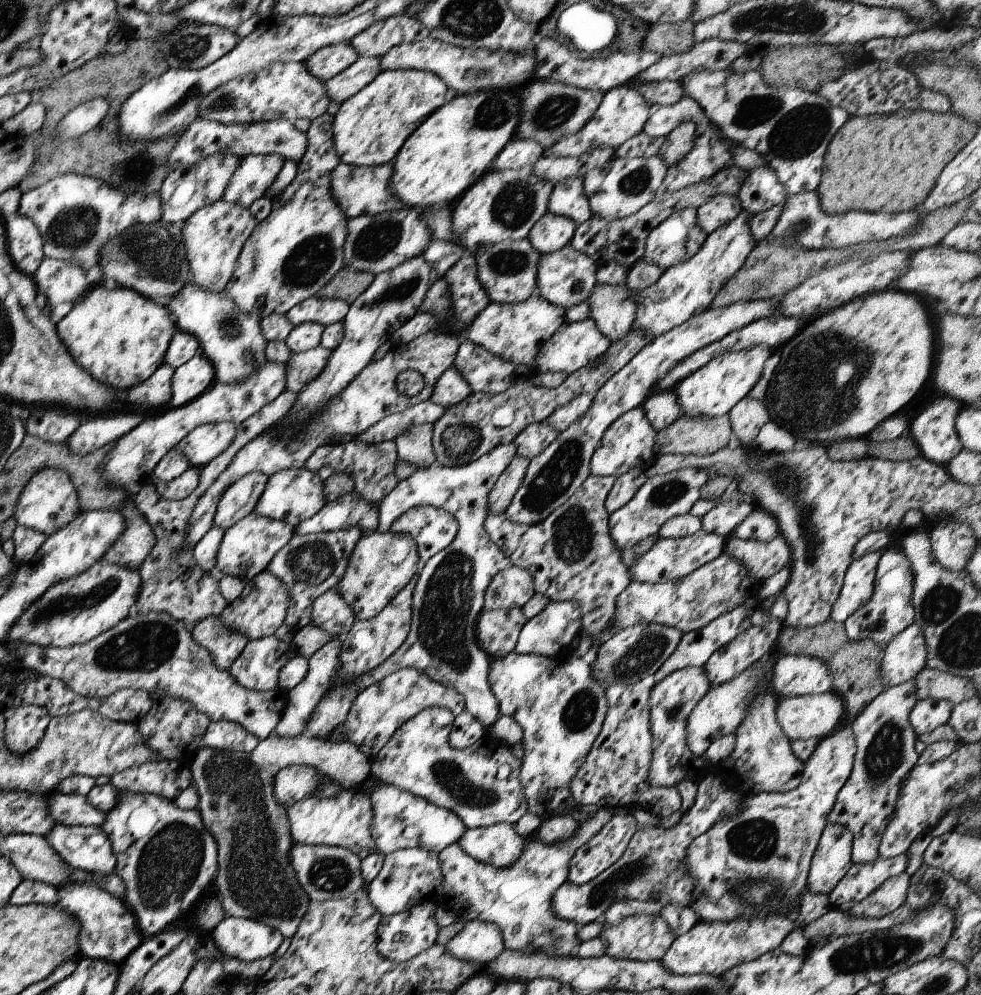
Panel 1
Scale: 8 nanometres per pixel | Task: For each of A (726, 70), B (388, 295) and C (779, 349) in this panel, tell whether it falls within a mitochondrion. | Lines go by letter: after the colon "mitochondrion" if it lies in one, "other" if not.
A: other
B: mitochondrion
C: other

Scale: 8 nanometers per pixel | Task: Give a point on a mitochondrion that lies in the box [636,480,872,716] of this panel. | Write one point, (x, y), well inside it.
(675, 559)

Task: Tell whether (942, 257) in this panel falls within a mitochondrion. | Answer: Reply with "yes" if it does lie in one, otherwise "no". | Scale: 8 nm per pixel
no

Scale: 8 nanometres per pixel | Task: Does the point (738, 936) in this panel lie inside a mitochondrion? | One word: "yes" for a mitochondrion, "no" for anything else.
yes

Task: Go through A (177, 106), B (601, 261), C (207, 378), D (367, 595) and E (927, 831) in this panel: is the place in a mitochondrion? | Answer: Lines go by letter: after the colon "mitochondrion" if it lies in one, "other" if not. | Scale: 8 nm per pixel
A: mitochondrion
B: other
C: other
D: other
E: other

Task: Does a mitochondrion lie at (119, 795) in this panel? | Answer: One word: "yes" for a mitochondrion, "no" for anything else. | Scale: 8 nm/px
no

